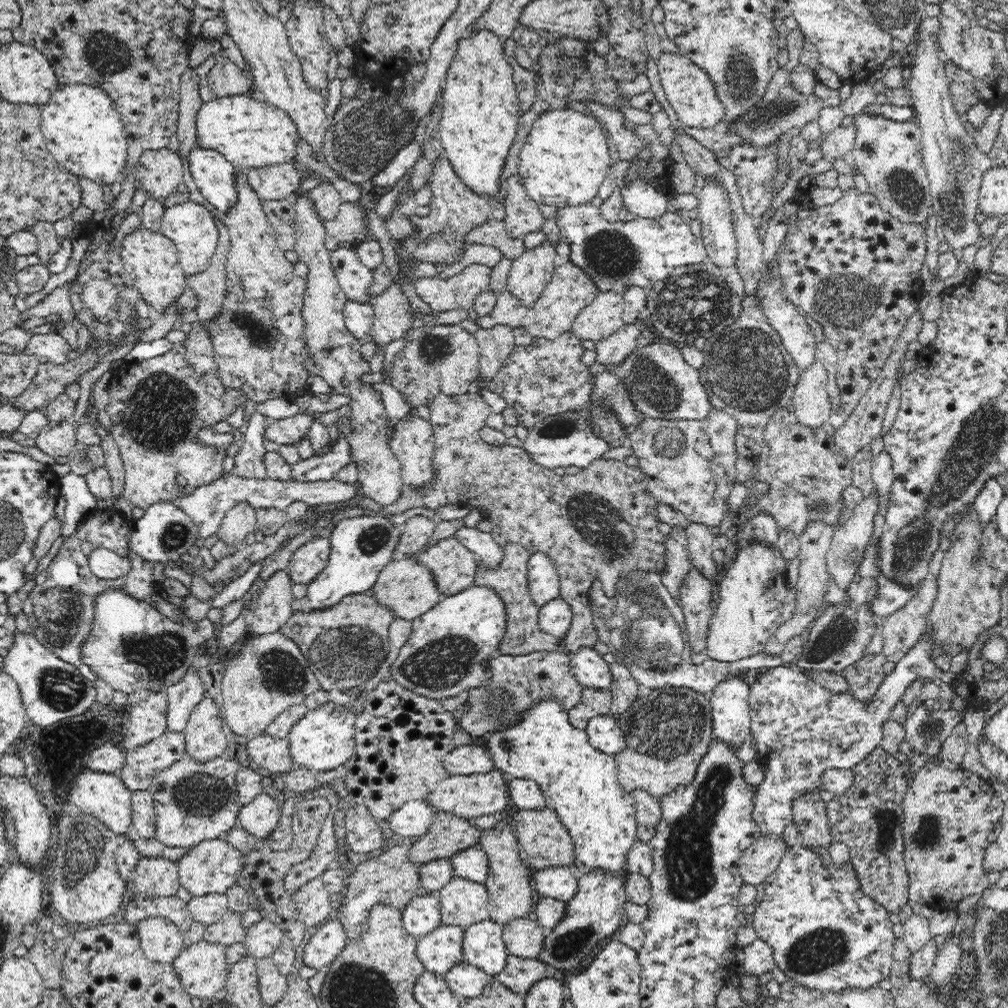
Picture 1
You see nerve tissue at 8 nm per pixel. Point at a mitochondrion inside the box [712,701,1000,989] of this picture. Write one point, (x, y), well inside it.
(819, 951)

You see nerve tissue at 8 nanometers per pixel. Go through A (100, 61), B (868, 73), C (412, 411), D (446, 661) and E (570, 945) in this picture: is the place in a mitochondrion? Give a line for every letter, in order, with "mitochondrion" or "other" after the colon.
A: mitochondrion
B: other
C: other
D: mitochondrion
E: mitochondrion

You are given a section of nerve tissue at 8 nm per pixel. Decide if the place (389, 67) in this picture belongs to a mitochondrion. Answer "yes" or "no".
no

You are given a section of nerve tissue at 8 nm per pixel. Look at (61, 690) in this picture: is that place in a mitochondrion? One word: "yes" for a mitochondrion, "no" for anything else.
yes

